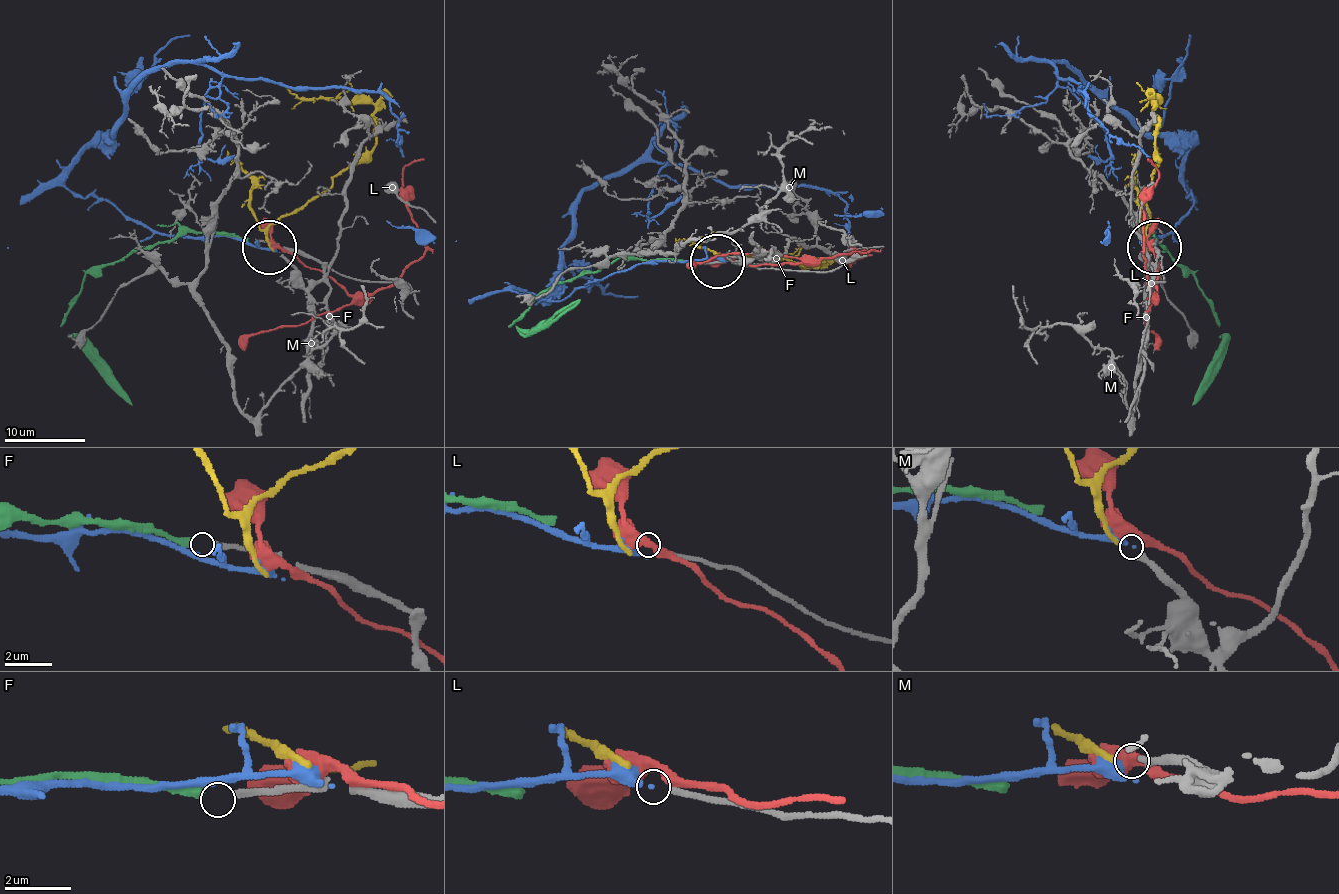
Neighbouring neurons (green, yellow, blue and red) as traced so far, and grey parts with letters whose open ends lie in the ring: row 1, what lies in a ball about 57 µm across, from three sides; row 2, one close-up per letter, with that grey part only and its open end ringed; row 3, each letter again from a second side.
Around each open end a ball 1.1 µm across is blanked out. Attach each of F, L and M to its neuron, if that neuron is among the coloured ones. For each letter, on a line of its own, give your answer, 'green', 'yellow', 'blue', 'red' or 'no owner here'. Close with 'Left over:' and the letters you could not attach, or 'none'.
F: green
L: no owner here
M: yellow
Left over: L

